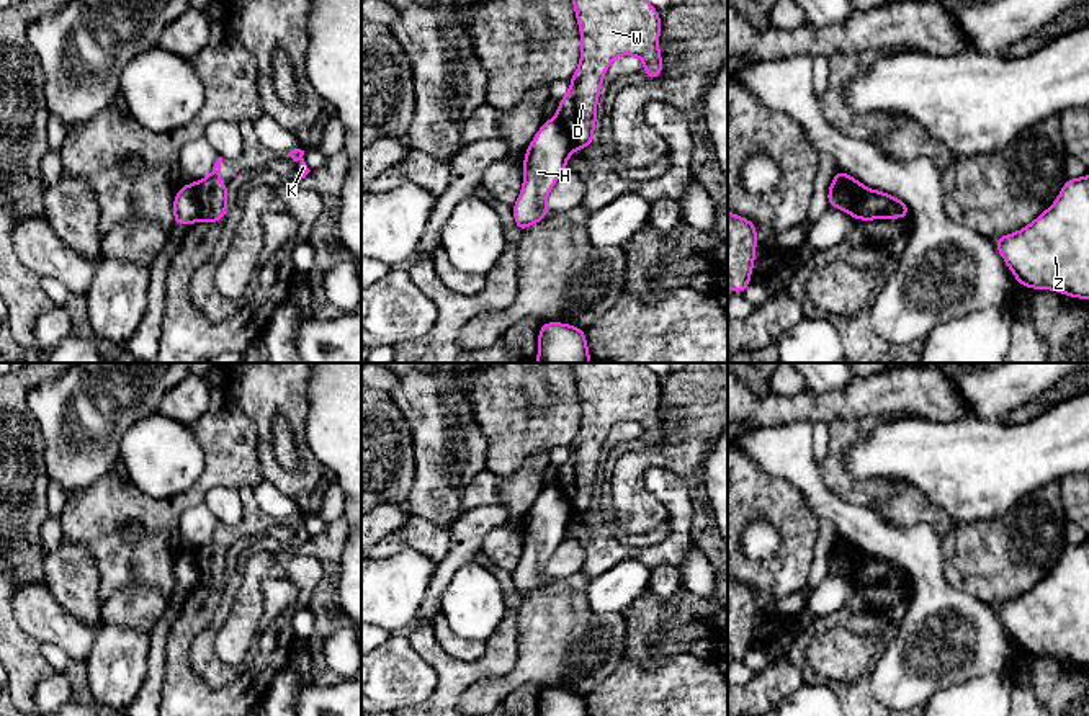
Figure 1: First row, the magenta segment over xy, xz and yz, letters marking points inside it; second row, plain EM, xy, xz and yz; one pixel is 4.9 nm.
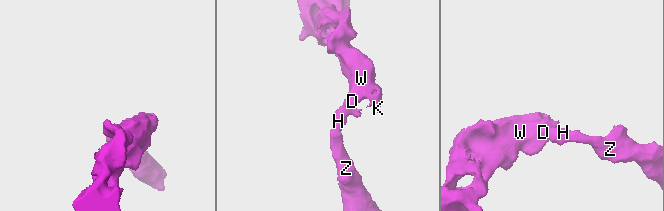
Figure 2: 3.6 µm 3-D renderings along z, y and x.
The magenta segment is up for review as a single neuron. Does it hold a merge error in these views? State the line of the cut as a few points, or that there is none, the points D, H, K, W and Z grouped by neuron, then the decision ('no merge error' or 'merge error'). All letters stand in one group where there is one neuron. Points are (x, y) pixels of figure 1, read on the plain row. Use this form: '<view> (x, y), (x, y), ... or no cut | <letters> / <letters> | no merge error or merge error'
xy (188, 551), (198, 574), (198, 586) | D K W / H Z | merge error

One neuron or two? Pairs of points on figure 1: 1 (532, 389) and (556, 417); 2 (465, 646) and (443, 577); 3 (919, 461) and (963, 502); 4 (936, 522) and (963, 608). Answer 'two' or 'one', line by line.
1: two
2: two
3: one
4: two

